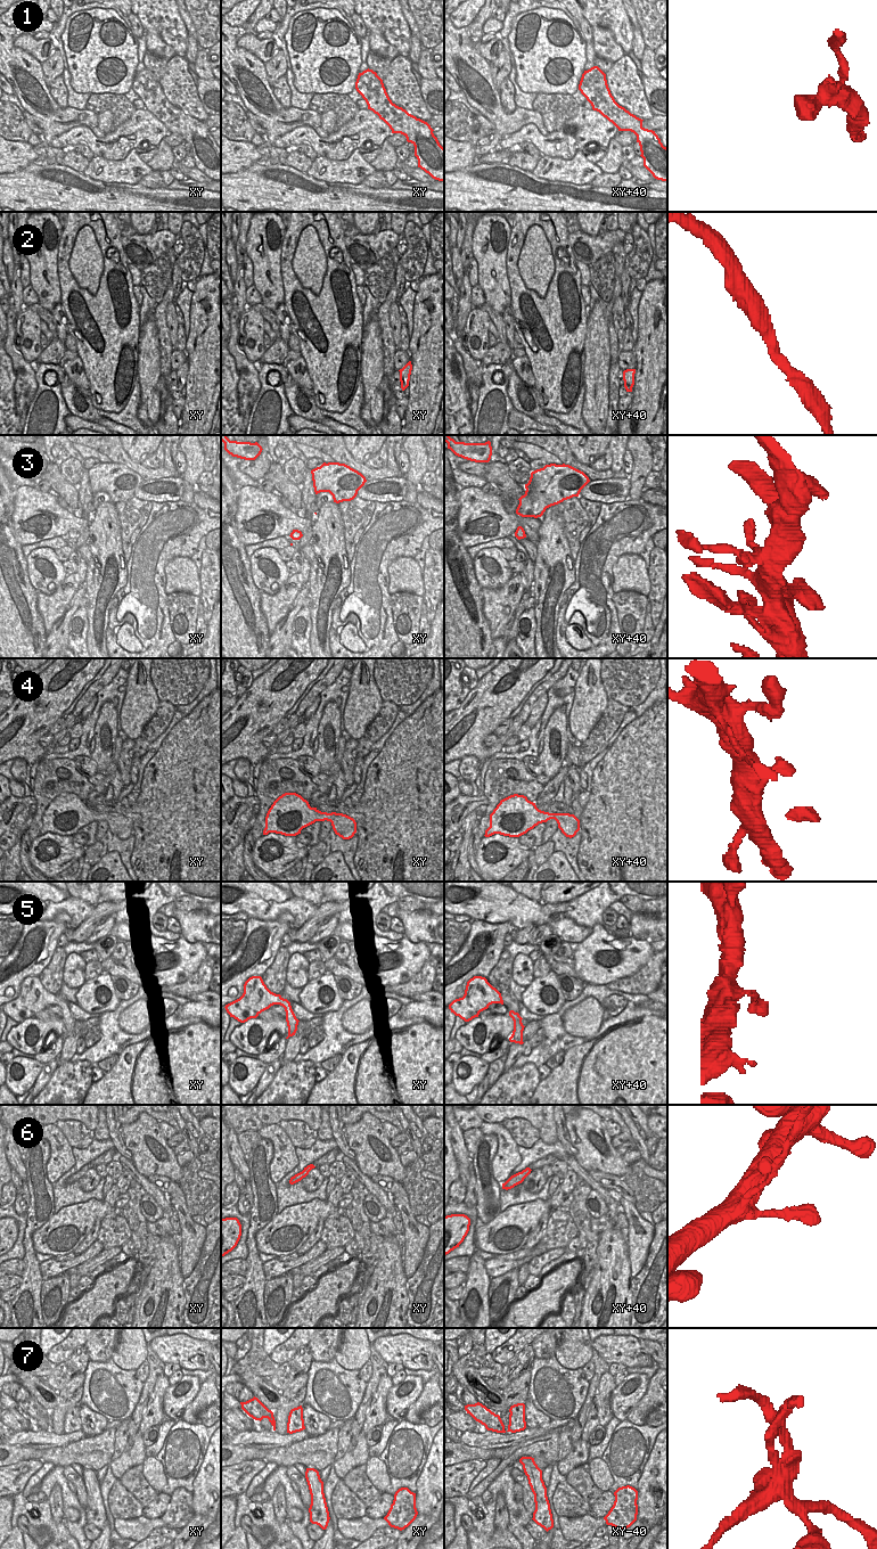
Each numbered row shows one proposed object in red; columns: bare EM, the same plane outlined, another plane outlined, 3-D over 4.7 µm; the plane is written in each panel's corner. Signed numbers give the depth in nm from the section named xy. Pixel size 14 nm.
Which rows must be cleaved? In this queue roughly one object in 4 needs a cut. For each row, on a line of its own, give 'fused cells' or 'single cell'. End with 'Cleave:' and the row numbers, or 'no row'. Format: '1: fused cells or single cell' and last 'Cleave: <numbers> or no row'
1: single cell
2: single cell
3: single cell
4: single cell
5: single cell
6: fused cells
7: fused cells
Cleave: 6, 7

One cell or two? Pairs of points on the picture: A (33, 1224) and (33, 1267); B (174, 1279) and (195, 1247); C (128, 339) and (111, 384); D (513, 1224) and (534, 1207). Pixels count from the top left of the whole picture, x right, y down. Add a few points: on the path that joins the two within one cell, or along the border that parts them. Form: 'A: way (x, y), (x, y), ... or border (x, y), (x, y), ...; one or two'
A: way (29, 1235), (30, 1256); one
B: border (180, 1261), (180, 1272), (185, 1277); two
C: way (116, 349), (111, 354), (111, 373); one
D: way (518, 1222), (529, 1213); one

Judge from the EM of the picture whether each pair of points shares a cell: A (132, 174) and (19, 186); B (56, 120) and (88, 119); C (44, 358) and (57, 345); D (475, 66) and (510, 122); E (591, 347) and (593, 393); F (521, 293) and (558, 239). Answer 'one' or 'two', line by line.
A: two
B: one
C: one
D: one
E: one
F: one

